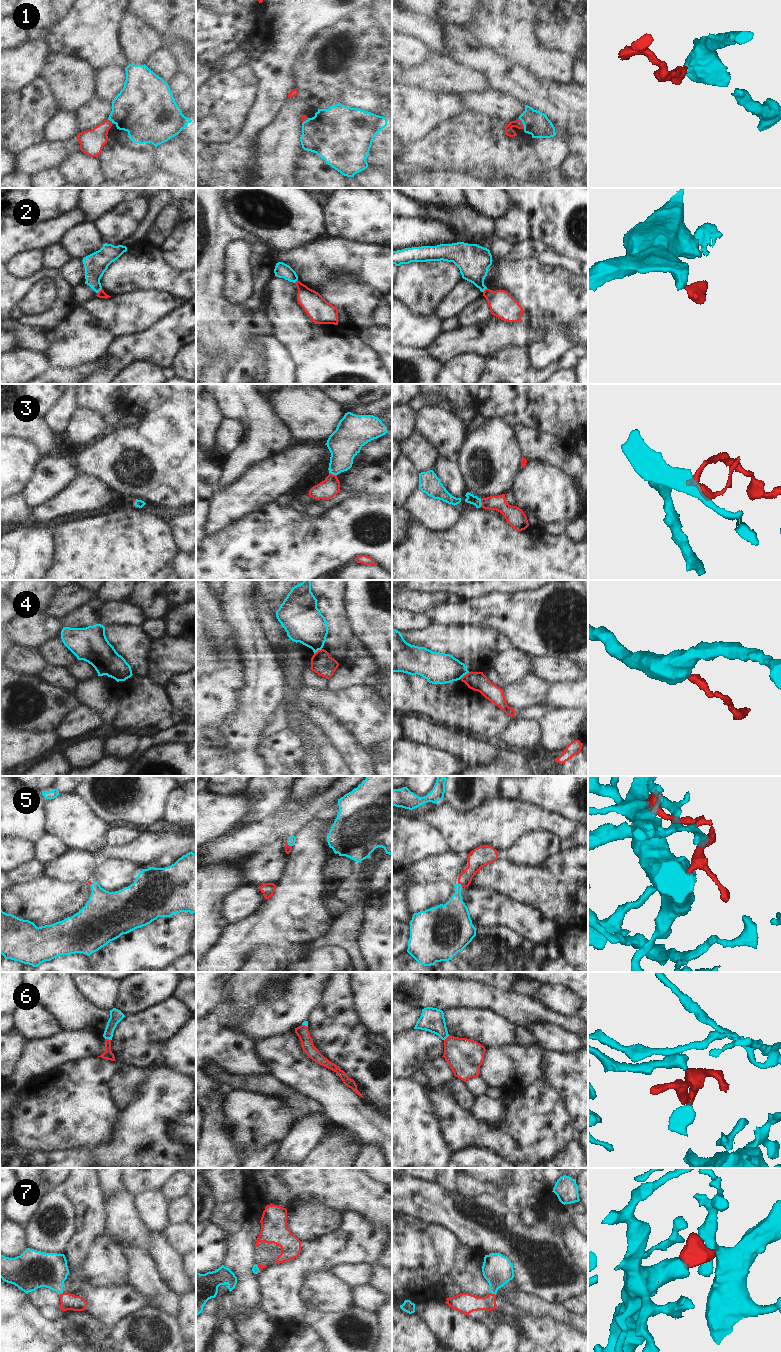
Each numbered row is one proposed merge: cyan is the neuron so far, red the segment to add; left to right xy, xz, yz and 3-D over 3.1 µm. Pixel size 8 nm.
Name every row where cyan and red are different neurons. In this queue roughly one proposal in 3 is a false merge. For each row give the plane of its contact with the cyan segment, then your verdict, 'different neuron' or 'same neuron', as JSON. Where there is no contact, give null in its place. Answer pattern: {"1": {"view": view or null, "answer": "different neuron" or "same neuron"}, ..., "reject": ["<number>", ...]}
{"1": {"view": "yz", "answer": "different neuron"}, "2": {"view": "yz", "answer": "different neuron"}, "3": {"view": "xz", "answer": "same neuron"}, "4": {"view": "yz", "answer": "different neuron"}, "5": {"view": "yz", "answer": "same neuron"}, "6": {"view": "xy", "answer": "same neuron"}, "7": {"view": "yz", "answer": "same neuron"}, "reject": ["1", "2", "4"]}

